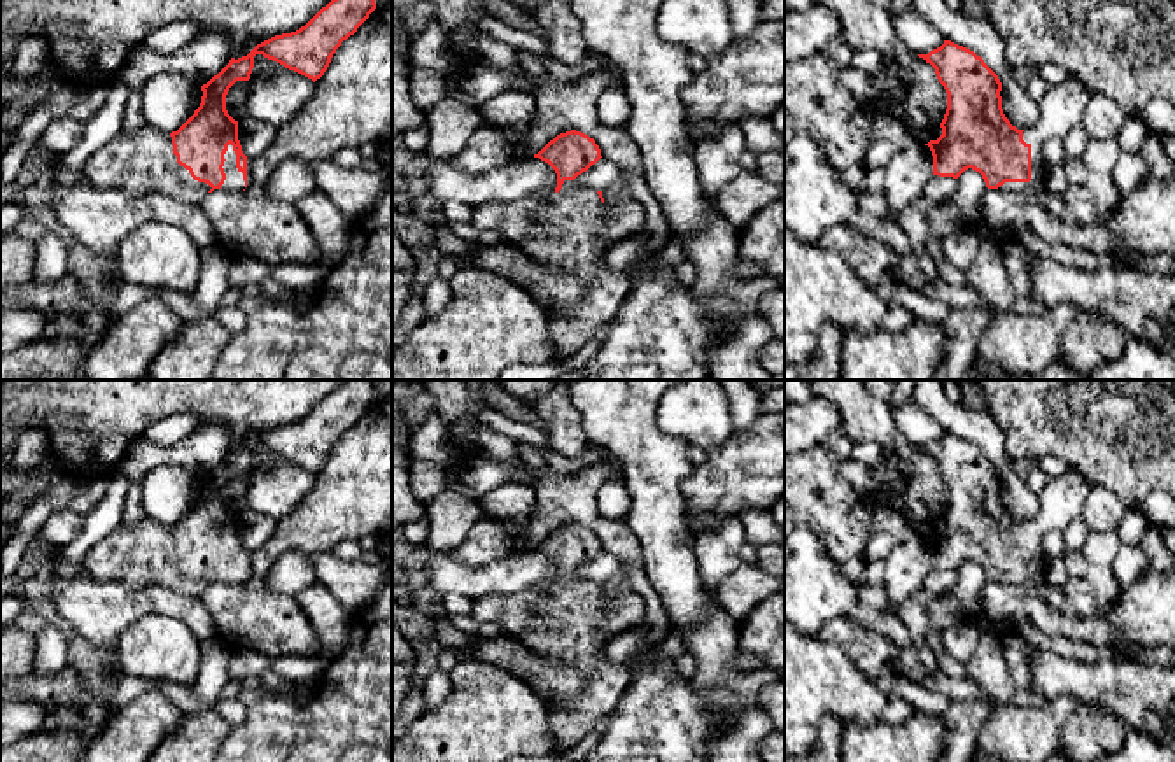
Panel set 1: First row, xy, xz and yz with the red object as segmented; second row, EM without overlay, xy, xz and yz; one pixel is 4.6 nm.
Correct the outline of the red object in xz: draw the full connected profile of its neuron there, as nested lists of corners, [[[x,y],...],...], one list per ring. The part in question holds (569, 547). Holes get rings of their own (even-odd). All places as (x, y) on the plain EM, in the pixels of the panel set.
[[[581,524],[557,527],[534,550],[555,562],[555,587],[482,599],[473,604],[473,617],[499,624],[508,639],[532,655],[590,673],[574,704],[546,702],[553,751],[566,753],[599,718],[613,713],[629,687],[629,667],[606,660],[602,653],[620,629],[644,622],[646,604],[629,592],[608,608],[602,583],[574,573],[602,550],[595,533]]]

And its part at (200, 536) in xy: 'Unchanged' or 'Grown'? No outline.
Grown

